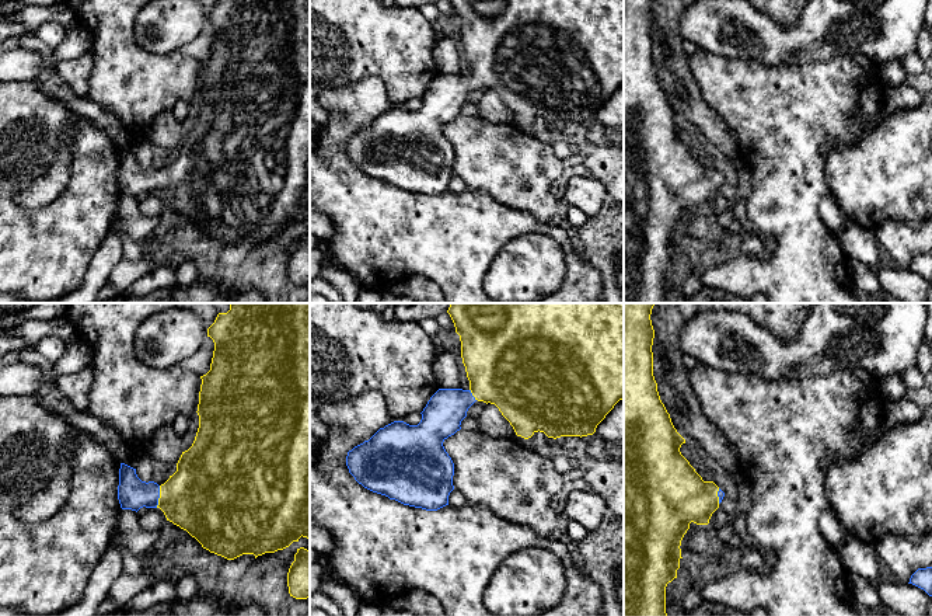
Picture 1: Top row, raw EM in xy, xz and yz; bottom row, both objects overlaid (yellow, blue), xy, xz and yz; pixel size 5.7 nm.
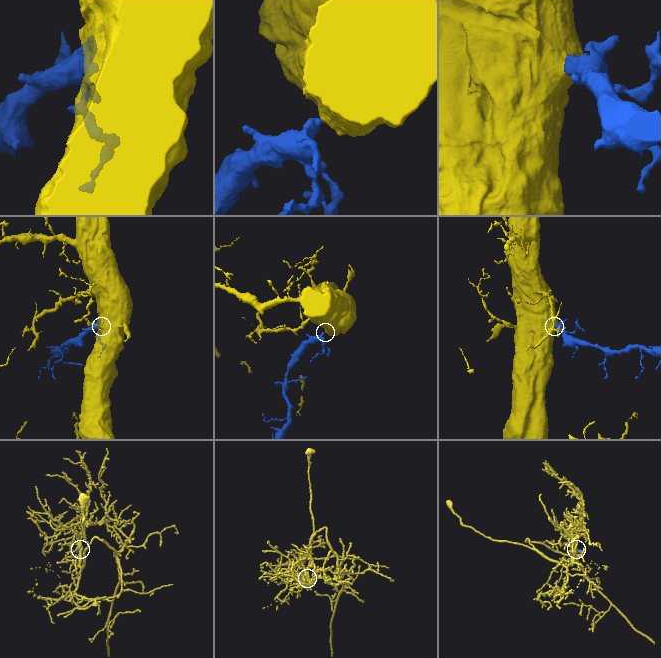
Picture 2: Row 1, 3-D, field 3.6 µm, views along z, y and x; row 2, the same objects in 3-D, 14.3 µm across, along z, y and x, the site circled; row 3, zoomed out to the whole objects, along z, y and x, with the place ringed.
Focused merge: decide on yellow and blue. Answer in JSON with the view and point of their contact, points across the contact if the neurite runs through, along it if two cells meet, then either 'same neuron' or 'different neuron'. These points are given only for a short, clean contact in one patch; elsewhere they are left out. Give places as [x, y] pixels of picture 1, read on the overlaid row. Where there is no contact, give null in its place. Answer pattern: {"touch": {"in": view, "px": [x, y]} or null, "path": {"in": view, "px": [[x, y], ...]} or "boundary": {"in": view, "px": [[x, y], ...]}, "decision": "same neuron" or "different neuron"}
{"touch": {"in": "xy", "px": [160, 497]}, "path": {"in": "xy", "px": [[203, 497], [160, 497], [133, 494]]}, "decision": "same neuron"}

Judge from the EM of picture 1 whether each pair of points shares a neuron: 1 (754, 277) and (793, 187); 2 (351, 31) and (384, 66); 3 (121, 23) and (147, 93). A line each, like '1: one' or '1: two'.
1: one
2: one
3: one

